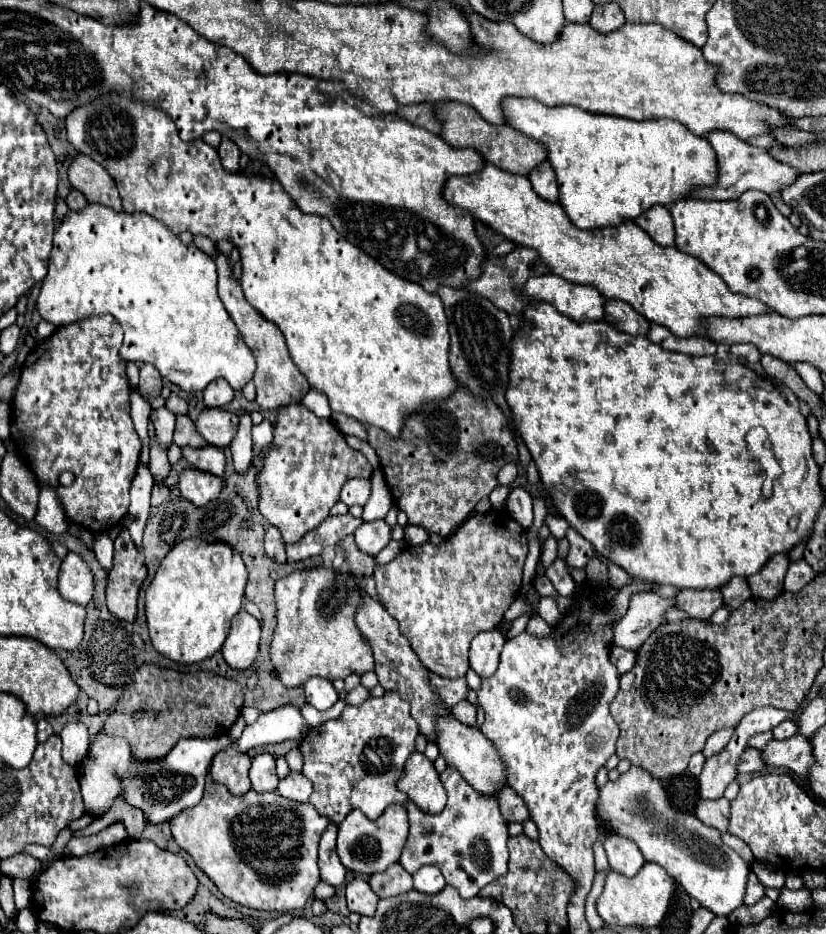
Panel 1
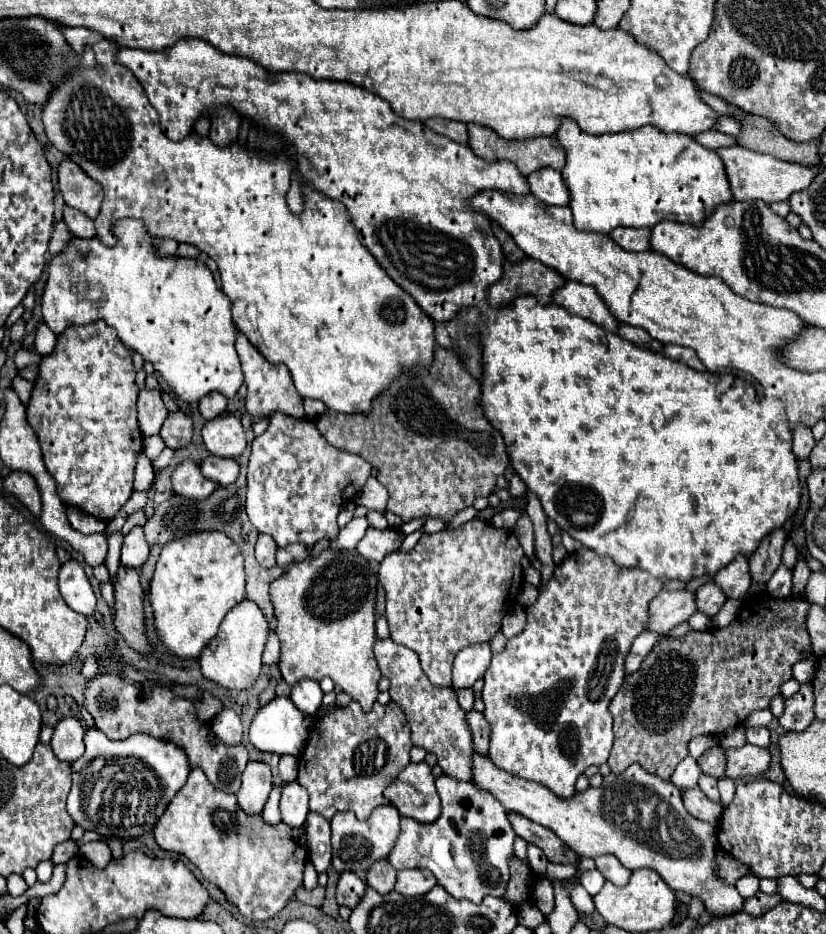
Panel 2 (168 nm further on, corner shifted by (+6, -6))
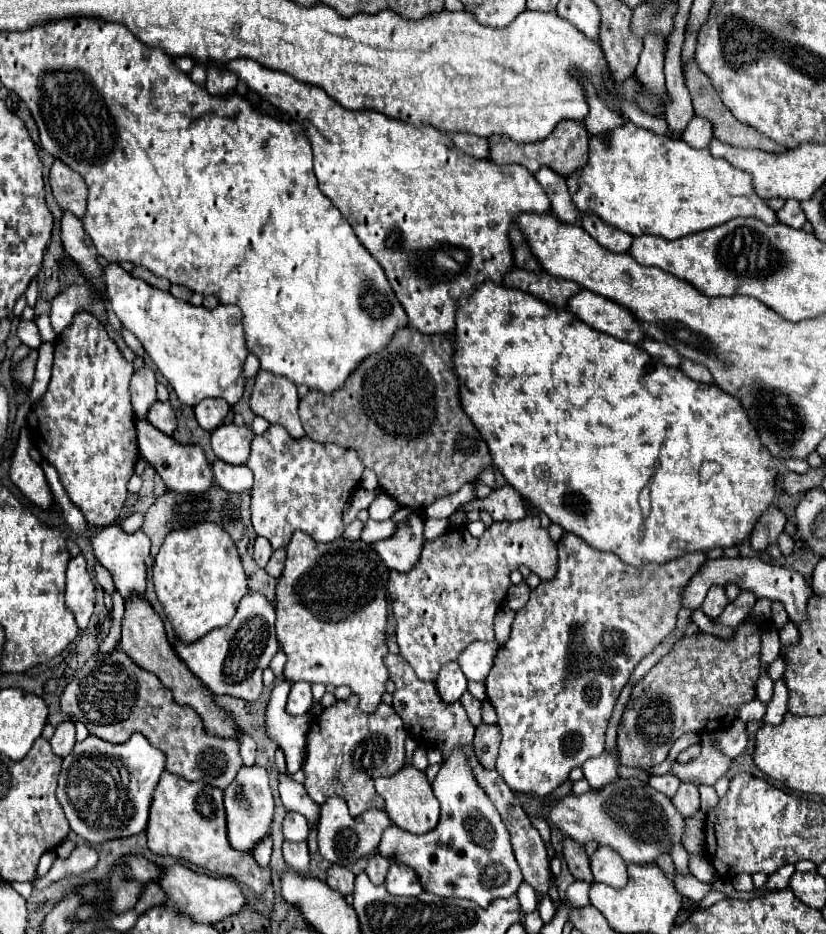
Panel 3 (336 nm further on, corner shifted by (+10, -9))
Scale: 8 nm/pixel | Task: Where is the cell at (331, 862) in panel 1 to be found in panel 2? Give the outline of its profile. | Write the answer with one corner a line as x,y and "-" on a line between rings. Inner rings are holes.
309,814
305,822
309,860
313,862
317,874
327,872
331,868
331,830
329,822
319,814

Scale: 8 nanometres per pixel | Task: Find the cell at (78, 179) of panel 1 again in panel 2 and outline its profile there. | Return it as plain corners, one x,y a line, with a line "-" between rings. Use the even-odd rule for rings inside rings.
65,158
59,164
59,190
65,198
65,204
85,212
89,218
97,218
103,202
103,188
99,182
89,178
81,166

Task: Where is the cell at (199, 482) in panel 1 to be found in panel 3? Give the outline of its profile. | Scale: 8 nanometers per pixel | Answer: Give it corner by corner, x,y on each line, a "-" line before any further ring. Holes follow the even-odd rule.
135,421
135,429
137,429
139,453
159,473
159,477
165,481
167,489
177,491
177,493
203,493
205,489
211,487
213,471
199,445
179,443
171,435
165,435
159,429
155,429
149,421

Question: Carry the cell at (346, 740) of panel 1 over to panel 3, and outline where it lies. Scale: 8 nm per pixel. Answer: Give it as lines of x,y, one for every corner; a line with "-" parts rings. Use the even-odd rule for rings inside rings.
355,693
343,701
335,701
331,707
321,711
309,729
303,765
309,797
319,805
329,797
343,797
353,817
371,807
383,809
383,799
377,795
373,781
377,777
389,777
403,767
405,737
407,729
403,719
391,705
381,703
377,713
365,715
359,709
359,697

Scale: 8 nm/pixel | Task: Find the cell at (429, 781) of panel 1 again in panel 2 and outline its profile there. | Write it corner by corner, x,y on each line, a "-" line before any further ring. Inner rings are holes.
411,762
383,794
401,816
409,816
417,822
433,822
441,814
435,776
425,762

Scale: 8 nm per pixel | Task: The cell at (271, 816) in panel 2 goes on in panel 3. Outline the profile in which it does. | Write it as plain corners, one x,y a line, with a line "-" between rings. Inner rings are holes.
265,837
257,845
257,849
253,851
253,857
257,859
257,865
263,865
263,867
269,865
269,859
271,859
271,837

